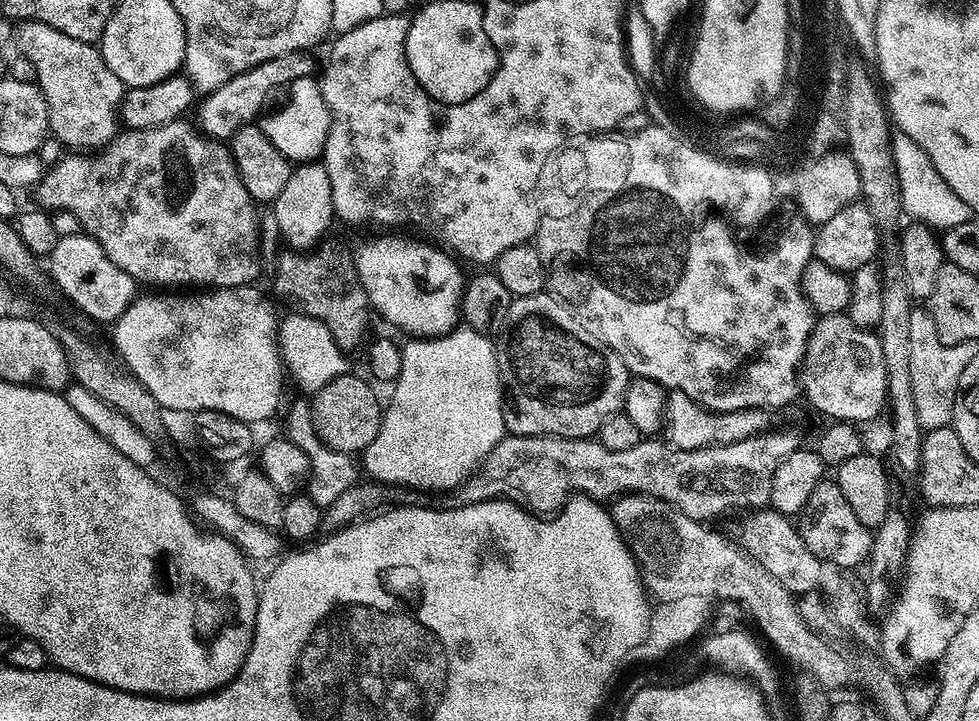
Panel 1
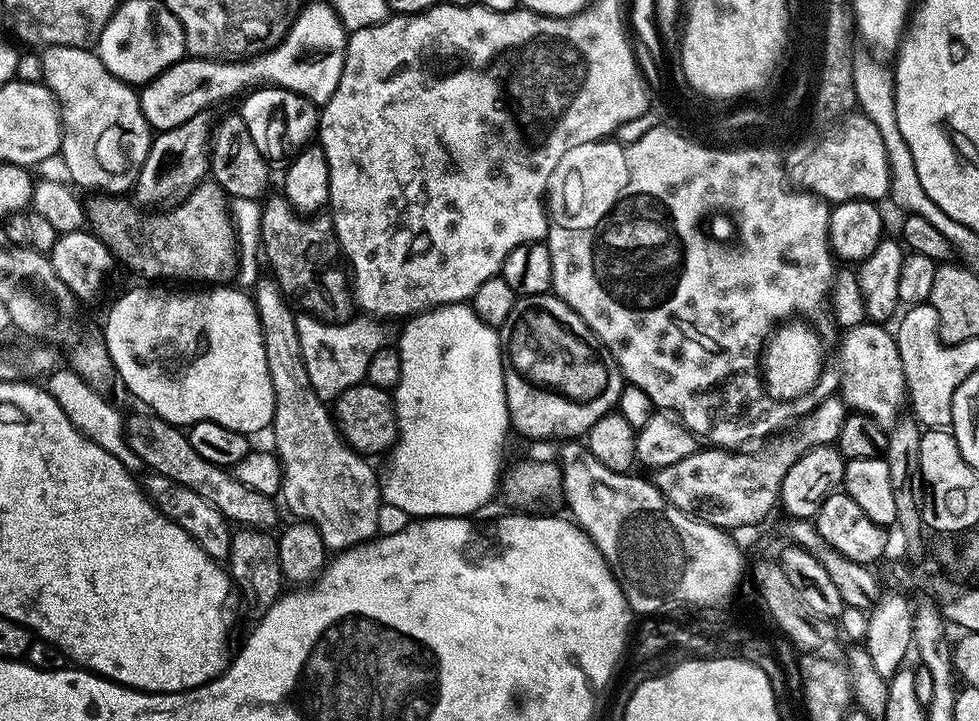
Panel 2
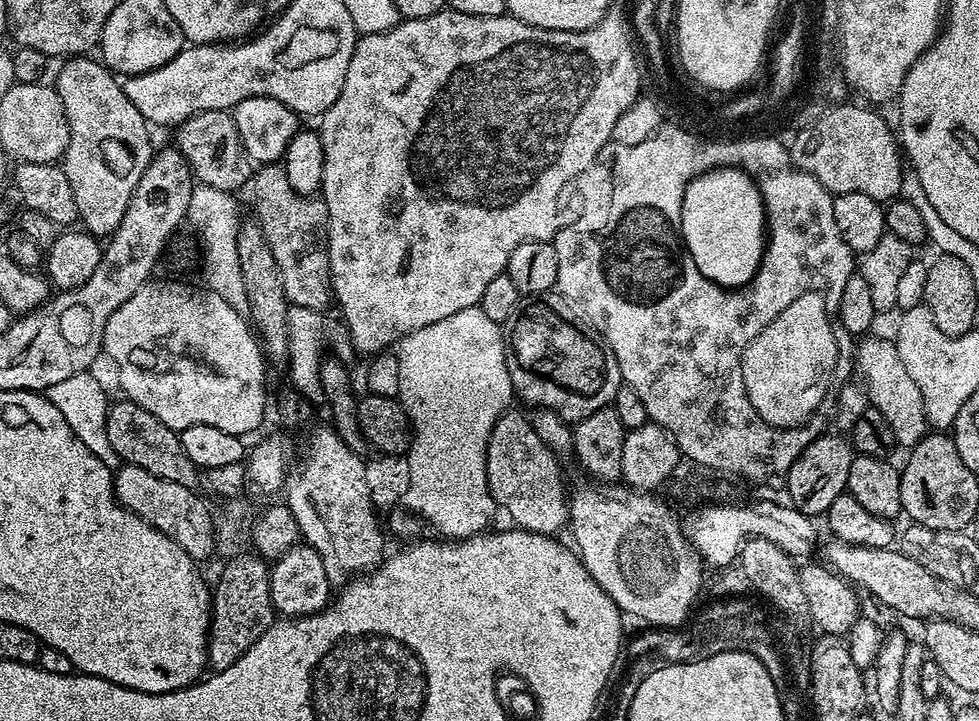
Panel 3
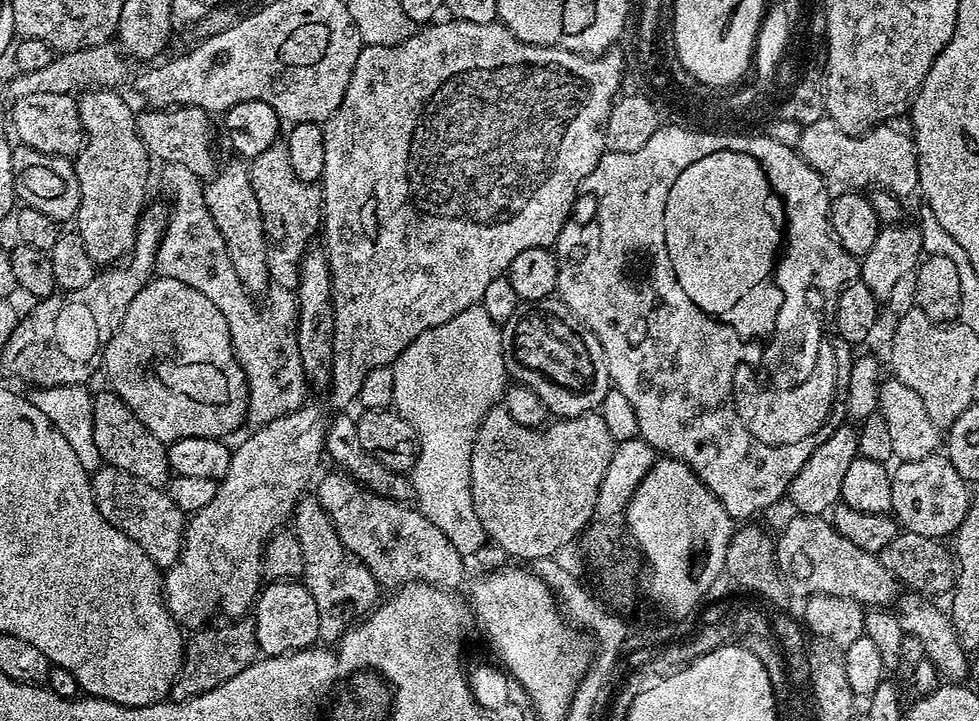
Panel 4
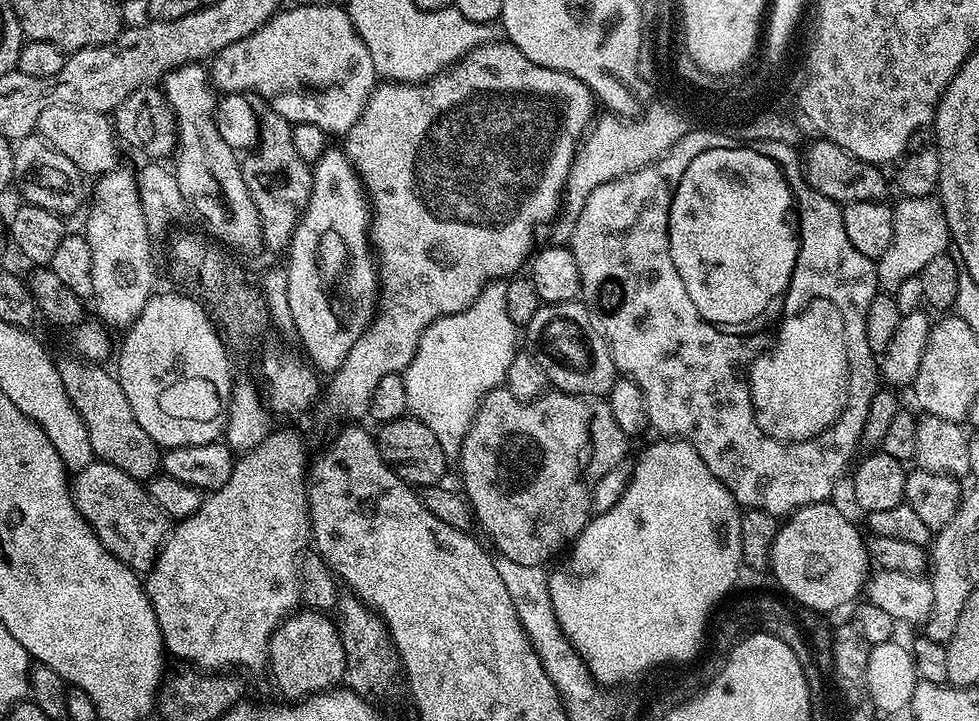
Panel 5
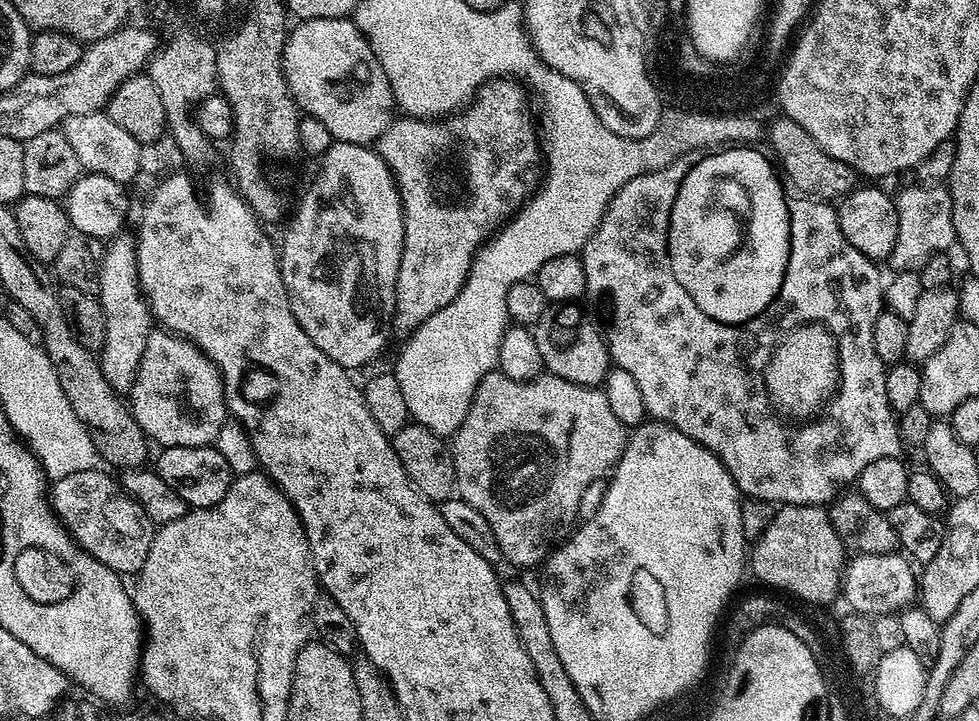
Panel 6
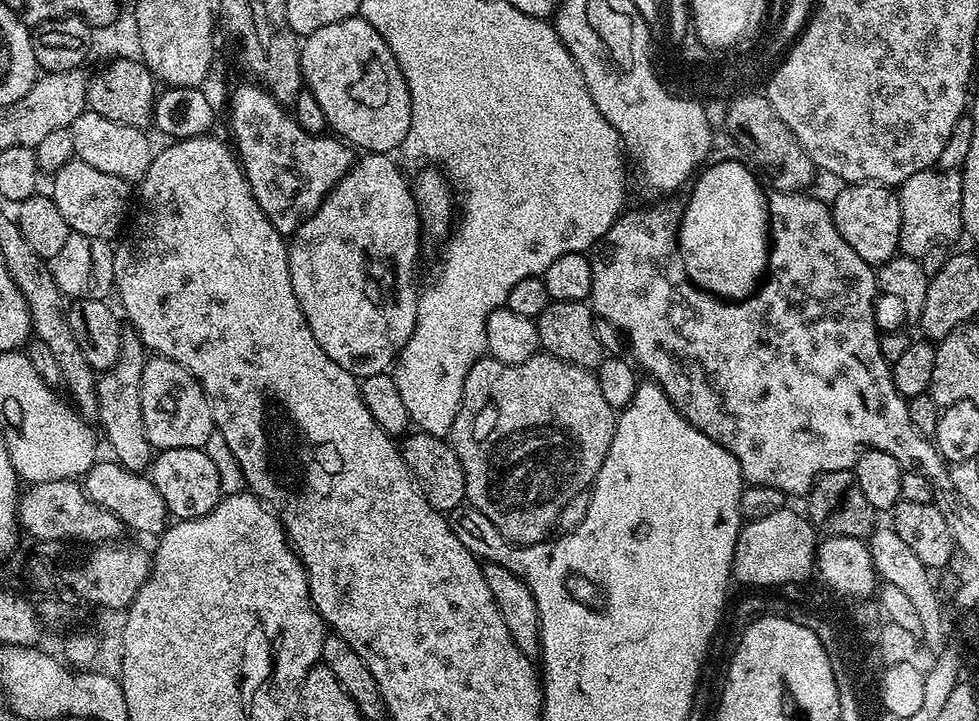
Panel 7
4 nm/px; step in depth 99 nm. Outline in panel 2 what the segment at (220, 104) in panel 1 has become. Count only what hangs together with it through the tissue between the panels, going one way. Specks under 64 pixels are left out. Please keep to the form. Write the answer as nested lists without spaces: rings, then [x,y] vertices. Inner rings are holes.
[[[205,110],[182,122],[182,126],[156,132],[146,154],[146,162],[142,162],[142,170],[136,176],[134,192],[148,202],[168,200],[171,196],[183,197],[203,181],[210,172],[210,141],[214,131],[212,114]]]

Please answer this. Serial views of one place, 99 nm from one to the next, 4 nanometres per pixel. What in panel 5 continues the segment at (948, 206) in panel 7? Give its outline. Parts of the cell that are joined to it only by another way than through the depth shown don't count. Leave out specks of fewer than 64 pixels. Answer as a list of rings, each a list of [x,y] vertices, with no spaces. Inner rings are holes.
[[[935,195],[904,196],[892,208],[894,236],[886,254],[875,261],[876,282],[885,293],[895,294],[906,278],[919,276],[922,266],[934,258],[945,255],[950,248],[950,233],[944,207]]]

